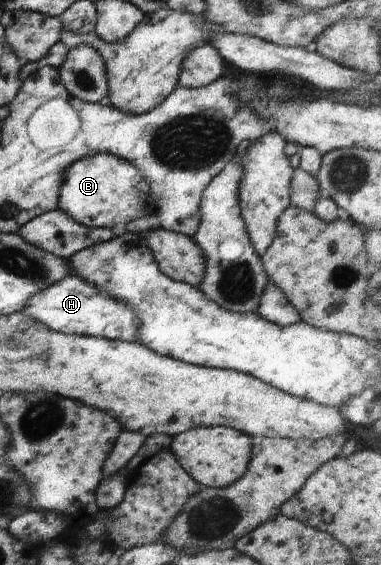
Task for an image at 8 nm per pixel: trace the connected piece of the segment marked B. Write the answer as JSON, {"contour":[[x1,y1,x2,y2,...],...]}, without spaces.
{"contour":[[110,153,90,154,90,156,78,158,64,170,56,208,66,212,78,224,90,228,106,227,117,235,124,232,124,227,129,222,156,212,150,187,138,172,138,168]]}

